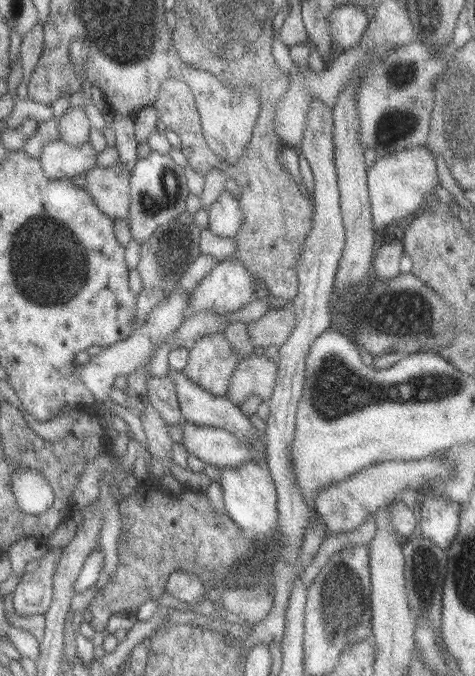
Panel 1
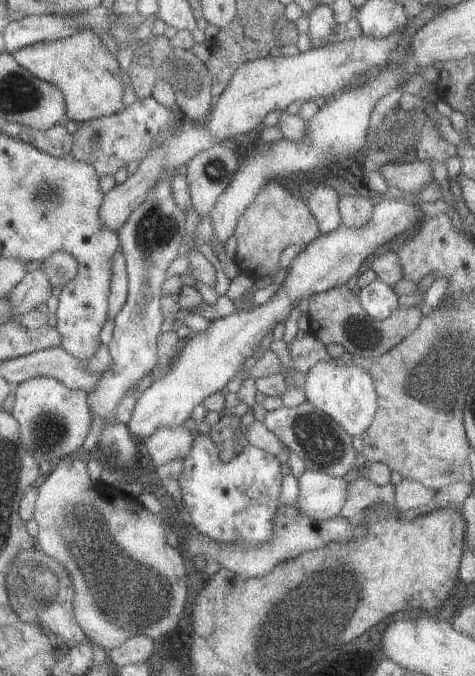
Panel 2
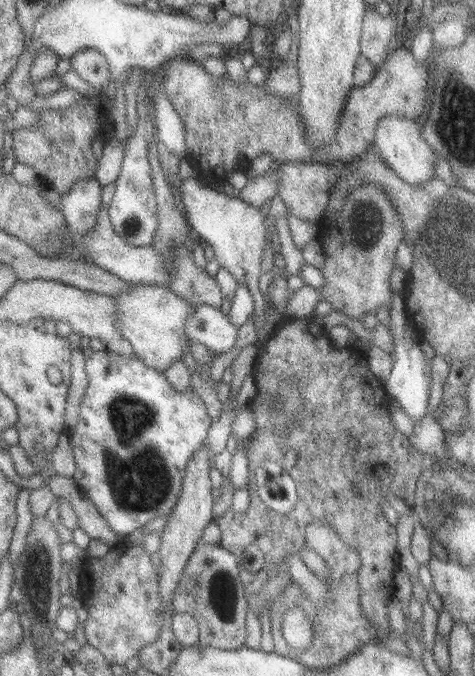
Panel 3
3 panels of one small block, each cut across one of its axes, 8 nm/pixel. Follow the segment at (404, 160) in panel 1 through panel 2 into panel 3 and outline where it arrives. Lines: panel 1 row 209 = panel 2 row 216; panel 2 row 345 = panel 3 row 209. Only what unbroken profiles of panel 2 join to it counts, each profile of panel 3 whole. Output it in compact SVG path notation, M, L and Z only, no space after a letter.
M193 178L178 181L175 179L175 196L181 205L182 214L185 217L188 229L197 241L206 242L212 247L213 257L221 268L242 285L249 292L253 302L253 314L255 316L254 328L257 345L261 345L269 335L262 330L264 323L265 299L258 290L258 278L260 270L261 250L267 244L267 228L265 227L265 217L259 208L252 207L243 199L227 196L213 189L213 187L201 186Z

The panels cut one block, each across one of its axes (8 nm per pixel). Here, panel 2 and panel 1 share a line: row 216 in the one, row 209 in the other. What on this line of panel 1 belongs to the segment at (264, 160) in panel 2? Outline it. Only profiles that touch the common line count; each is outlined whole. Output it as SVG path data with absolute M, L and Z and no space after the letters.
M223 189L206 213L206 229L211 234L219 238L234 238L241 222L241 213L235 196Z

